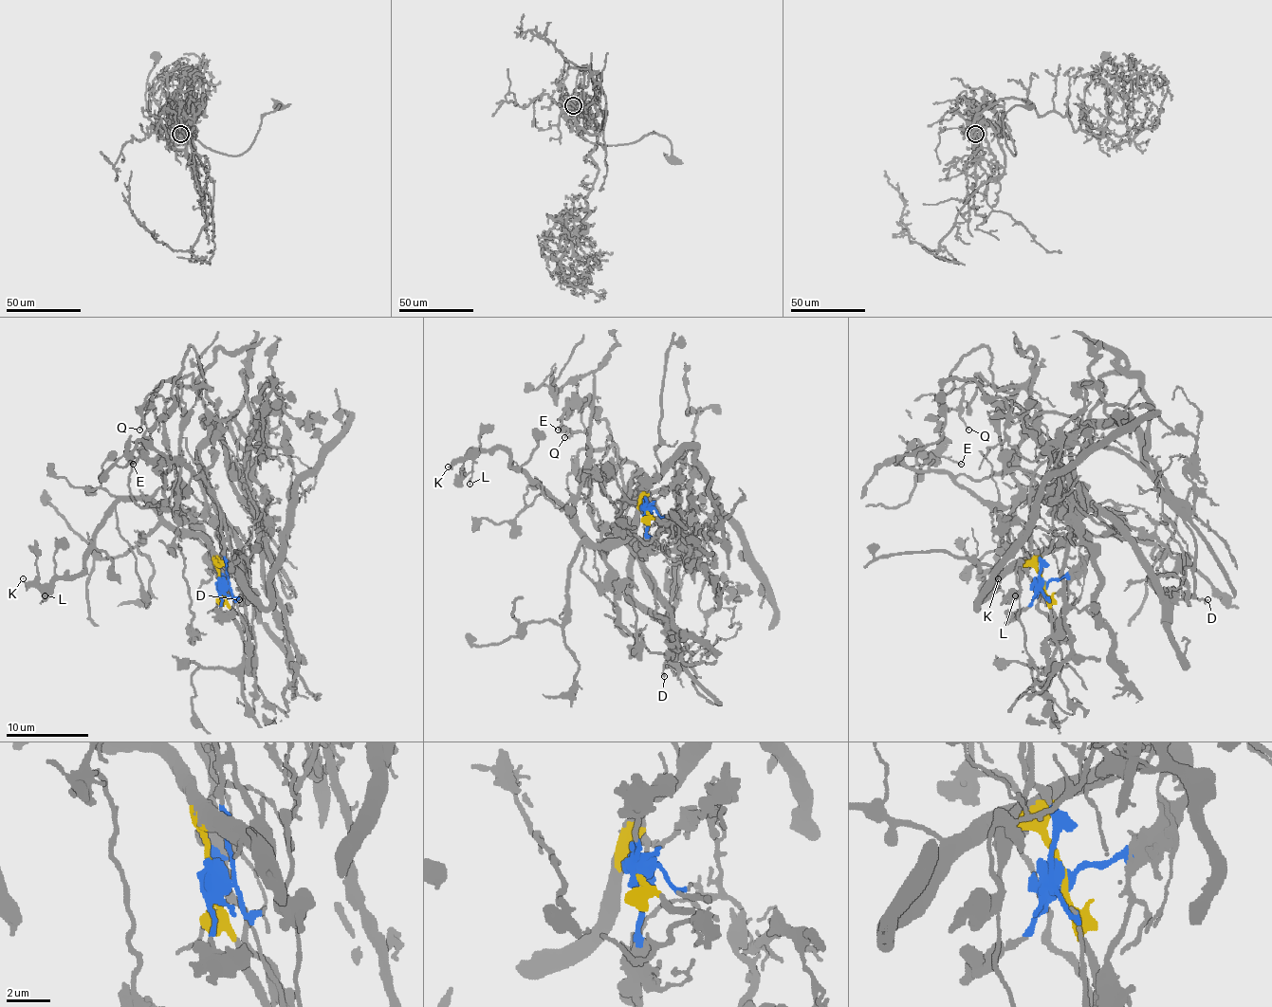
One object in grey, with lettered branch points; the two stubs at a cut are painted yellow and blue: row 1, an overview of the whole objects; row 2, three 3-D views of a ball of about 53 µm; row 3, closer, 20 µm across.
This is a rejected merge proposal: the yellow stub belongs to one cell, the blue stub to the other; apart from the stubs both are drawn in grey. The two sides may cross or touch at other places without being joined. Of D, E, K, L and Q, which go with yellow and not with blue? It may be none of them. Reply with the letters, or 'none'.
K, L

